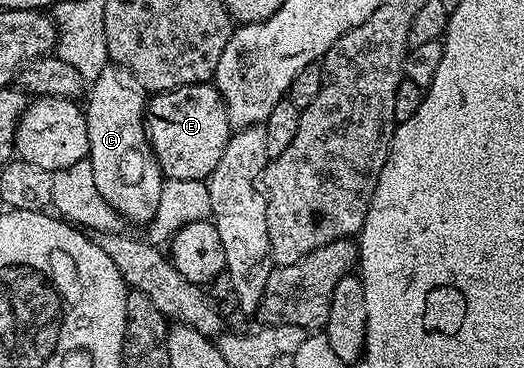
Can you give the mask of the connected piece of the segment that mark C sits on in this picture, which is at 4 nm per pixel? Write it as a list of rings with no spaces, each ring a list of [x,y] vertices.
[[[108,64],[101,76],[90,83],[86,98],[85,113],[89,136],[87,158],[93,168],[93,183],[123,220],[148,224],[154,220],[161,201],[165,175],[155,159],[155,153],[151,151],[151,141],[147,139],[144,91],[128,81],[120,67]]]

